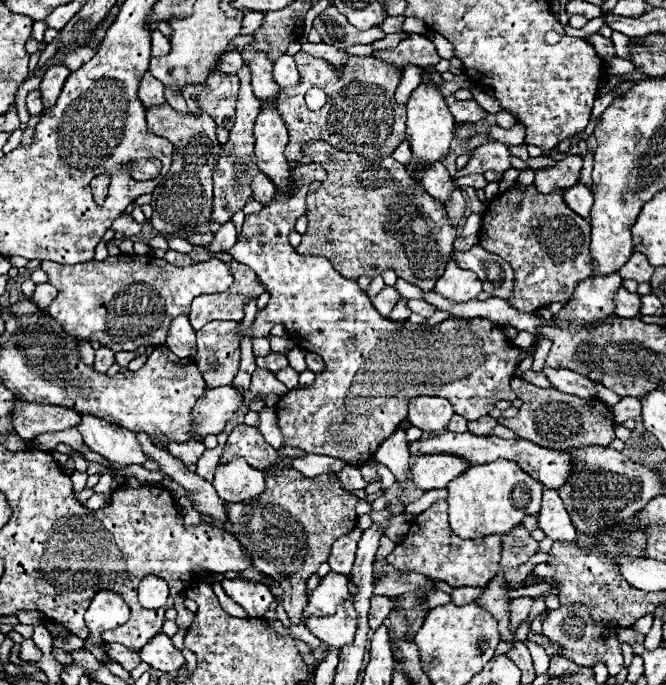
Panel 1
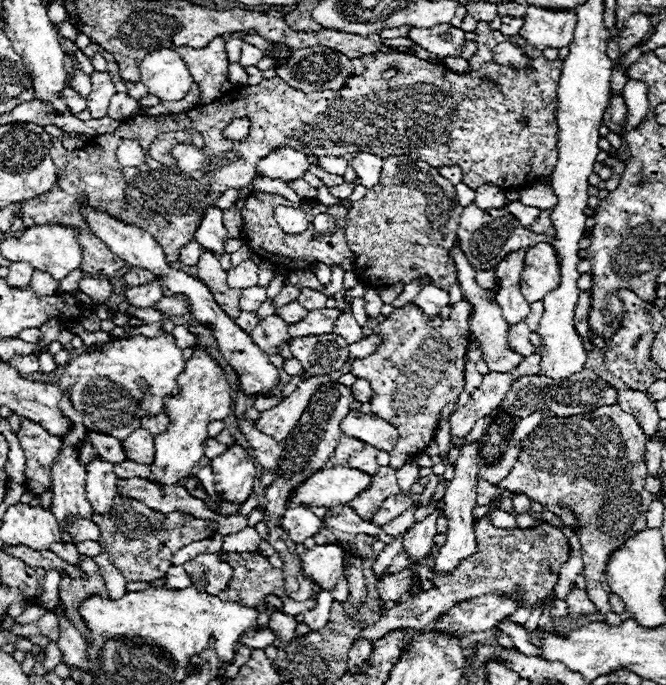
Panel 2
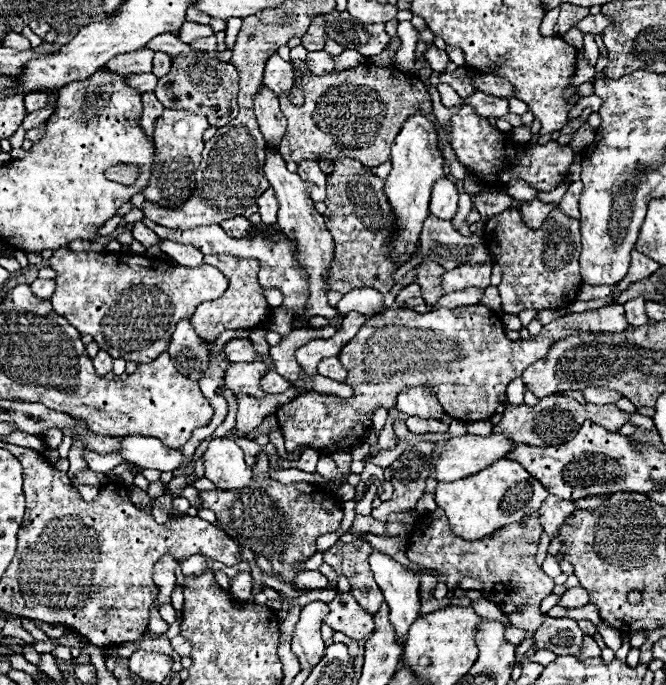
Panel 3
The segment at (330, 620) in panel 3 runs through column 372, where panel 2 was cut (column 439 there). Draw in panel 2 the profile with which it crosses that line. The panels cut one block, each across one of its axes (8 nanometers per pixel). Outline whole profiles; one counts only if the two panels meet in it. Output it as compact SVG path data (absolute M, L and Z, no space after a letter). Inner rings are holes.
M500 592L464 600L446 610L440 620L434 622L434 628L442 632L482 632L494 628L500 620L514 614L520 600L520 594Z

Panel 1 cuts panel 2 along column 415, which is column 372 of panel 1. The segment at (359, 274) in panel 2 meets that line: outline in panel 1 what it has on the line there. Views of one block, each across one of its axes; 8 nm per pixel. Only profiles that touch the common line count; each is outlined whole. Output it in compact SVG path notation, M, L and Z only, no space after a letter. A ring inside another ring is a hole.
M324 140L308 142L302 152L326 170L326 180L320 182L318 190L308 192L308 232L302 236L302 244L296 252L328 258L334 270L338 270L344 278L376 278L384 270L394 270L398 278L418 286L422 292L432 292L436 280L444 274L452 244L458 238L458 230L448 222L444 204L432 200L418 180L408 174L404 164L396 164L392 158L364 158L360 154L340 152Z

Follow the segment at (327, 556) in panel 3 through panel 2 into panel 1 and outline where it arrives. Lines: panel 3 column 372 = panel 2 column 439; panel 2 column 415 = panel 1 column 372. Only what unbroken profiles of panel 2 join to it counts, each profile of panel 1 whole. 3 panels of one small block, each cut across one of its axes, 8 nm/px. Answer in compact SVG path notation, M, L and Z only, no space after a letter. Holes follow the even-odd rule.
M372 596L370 602L372 602L372 608L368 614L368 622L370 622L370 628L376 630L388 618L388 614L392 610L392 600L386 596Z

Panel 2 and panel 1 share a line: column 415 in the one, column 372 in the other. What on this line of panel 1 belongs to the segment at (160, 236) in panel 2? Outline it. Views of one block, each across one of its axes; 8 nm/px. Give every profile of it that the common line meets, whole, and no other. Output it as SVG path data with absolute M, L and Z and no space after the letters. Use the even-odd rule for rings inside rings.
M304 52L294 54L294 60L300 72L300 84L280 90L278 98L278 110L290 134L290 142L284 150L288 160L300 160L302 146L308 140L324 140L338 150L368 158L386 158L406 140L406 106L394 100L396 86L402 78L398 66L386 64L374 56L350 56L342 74L336 74L332 64ZM312 86L322 86L328 94L328 102L316 112L308 110L304 102L304 94Z

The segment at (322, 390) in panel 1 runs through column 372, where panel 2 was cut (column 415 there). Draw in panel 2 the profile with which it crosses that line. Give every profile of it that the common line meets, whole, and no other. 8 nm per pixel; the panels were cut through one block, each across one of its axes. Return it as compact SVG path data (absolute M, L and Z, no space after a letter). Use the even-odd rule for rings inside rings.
M462 300L462 322L444 322L440 316L422 316L414 304L398 308L394 316L376 326L386 340L378 350L352 364L352 374L370 382L372 414L394 424L400 440L392 452L392 468L398 470L414 454L420 454L434 438L438 414L444 404L458 400L464 390L464 362L470 342L470 304Z

